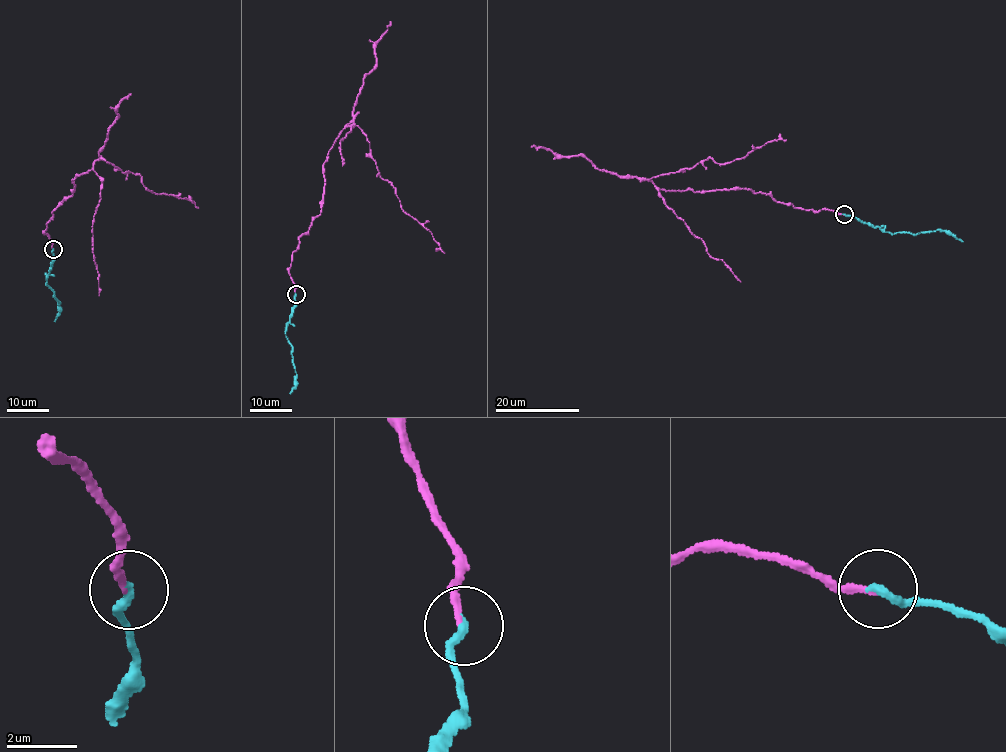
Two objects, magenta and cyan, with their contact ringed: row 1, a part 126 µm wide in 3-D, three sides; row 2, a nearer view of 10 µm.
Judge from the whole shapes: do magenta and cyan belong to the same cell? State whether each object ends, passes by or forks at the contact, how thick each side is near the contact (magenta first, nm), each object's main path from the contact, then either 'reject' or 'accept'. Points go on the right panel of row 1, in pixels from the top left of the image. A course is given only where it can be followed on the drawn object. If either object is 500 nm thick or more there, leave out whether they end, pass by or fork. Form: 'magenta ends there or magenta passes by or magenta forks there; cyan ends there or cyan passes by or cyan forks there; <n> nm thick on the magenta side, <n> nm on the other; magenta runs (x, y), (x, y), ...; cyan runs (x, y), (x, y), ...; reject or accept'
magenta ends there; cyan ends there; 190 nm thick on the magenta side, 240 nm on the other; magenta runs (844, 214), (795, 208), (748, 189), (663, 190), (650, 181), (710, 157), (725, 164), (767, 142), (786, 140); cyan runs (844, 214), (893, 234), (946, 230), (963, 241); reject

